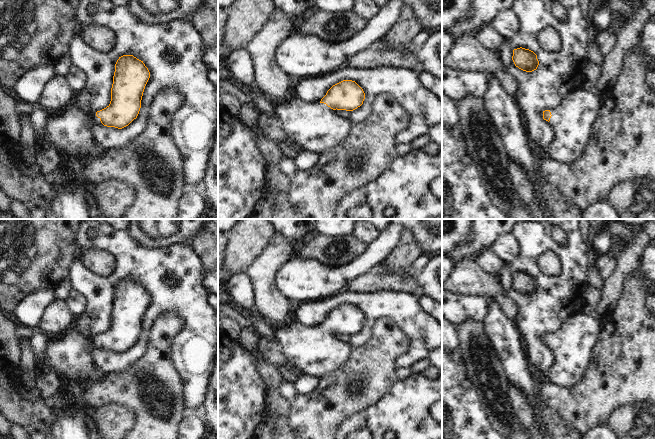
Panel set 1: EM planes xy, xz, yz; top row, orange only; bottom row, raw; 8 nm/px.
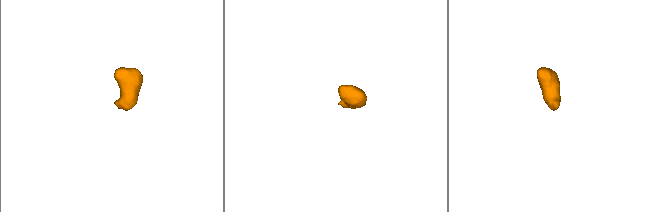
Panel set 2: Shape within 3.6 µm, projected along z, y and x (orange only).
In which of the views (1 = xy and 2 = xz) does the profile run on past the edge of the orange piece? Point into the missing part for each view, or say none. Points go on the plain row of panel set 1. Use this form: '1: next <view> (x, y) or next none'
1: next xy (69, 355)
2: next xz (314, 351)

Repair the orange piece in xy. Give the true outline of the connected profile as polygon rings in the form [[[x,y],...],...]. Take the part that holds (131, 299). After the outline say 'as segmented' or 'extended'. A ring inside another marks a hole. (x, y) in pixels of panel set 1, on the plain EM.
[[[133,279],[119,281],[115,288],[110,328],[97,336],[86,338],[81,332],[71,326],[63,335],[51,338],[45,349],[45,362],[55,371],[62,383],[72,384],[82,380],[99,382],[105,374],[97,368],[91,352],[94,348],[122,353],[137,342],[145,310],[150,302],[150,296],[143,285]]]; extended

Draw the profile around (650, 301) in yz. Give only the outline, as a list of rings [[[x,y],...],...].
[[[655,281],[650,282],[651,289],[647,293],[646,306],[650,314],[655,314]]]

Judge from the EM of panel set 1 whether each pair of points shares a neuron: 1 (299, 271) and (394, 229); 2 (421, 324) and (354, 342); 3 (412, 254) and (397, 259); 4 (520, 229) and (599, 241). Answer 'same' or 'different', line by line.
1: same
2: same
3: same
4: different

